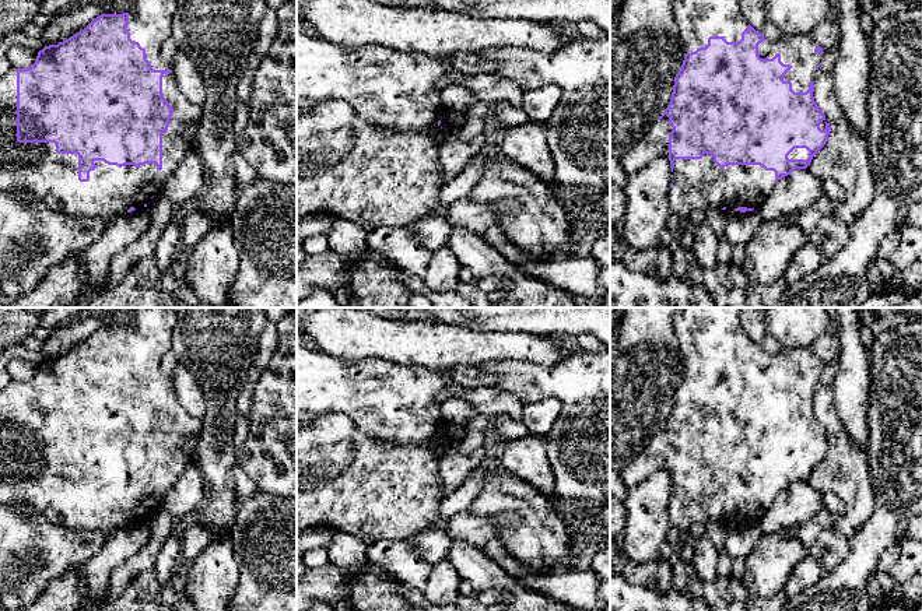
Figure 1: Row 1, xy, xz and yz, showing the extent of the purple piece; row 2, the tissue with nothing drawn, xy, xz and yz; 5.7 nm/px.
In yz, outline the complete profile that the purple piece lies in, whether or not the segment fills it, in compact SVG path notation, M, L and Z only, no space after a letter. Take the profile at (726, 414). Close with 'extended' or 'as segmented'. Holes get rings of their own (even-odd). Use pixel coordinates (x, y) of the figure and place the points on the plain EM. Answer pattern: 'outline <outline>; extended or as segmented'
outline M677 308L673 324L684 357L684 373L674 390L670 415L620 477L631 488L652 473L666 470L673 485L670 523L681 531L708 520L722 522L726 527L753 524L769 510L779 492L795 482L806 482L825 459L830 438L813 410L824 365L810 348L767 354L743 330L739 308Z; extended

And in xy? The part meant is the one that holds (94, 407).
outline M137 308L134 319L123 327L101 327L83 344L57 358L45 359L38 365L35 376L28 382L11 382L0 391L0 505L22 502L38 510L49 523L74 530L98 531L105 538L119 529L147 516L161 506L166 492L176 482L182 471L193 464L194 452L201 433L201 419L180 407L172 380L162 369L166 352L172 350L172 330L176 323L175 309Z; extended

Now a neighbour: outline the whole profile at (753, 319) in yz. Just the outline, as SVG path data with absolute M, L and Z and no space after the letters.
M739 308L740 323L747 337L761 345L765 337L765 308Z

